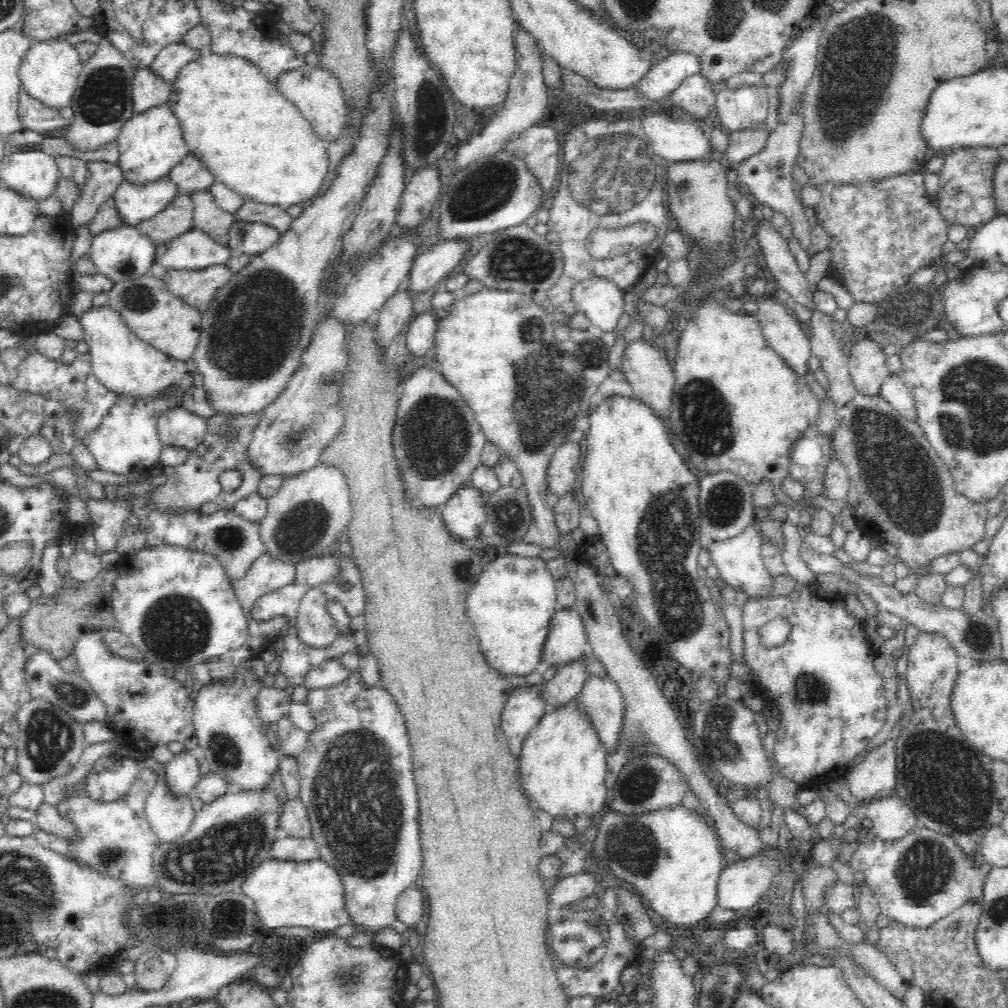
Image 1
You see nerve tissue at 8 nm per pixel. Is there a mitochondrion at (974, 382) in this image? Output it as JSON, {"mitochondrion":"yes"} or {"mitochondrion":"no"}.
{"mitochondrion":"yes"}

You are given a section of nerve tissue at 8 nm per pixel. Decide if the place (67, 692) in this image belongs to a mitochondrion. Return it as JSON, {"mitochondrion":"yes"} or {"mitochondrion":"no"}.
{"mitochondrion":"yes"}

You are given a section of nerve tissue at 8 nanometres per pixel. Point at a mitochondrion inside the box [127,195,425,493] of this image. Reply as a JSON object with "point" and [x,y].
{"point":[251,337]}

